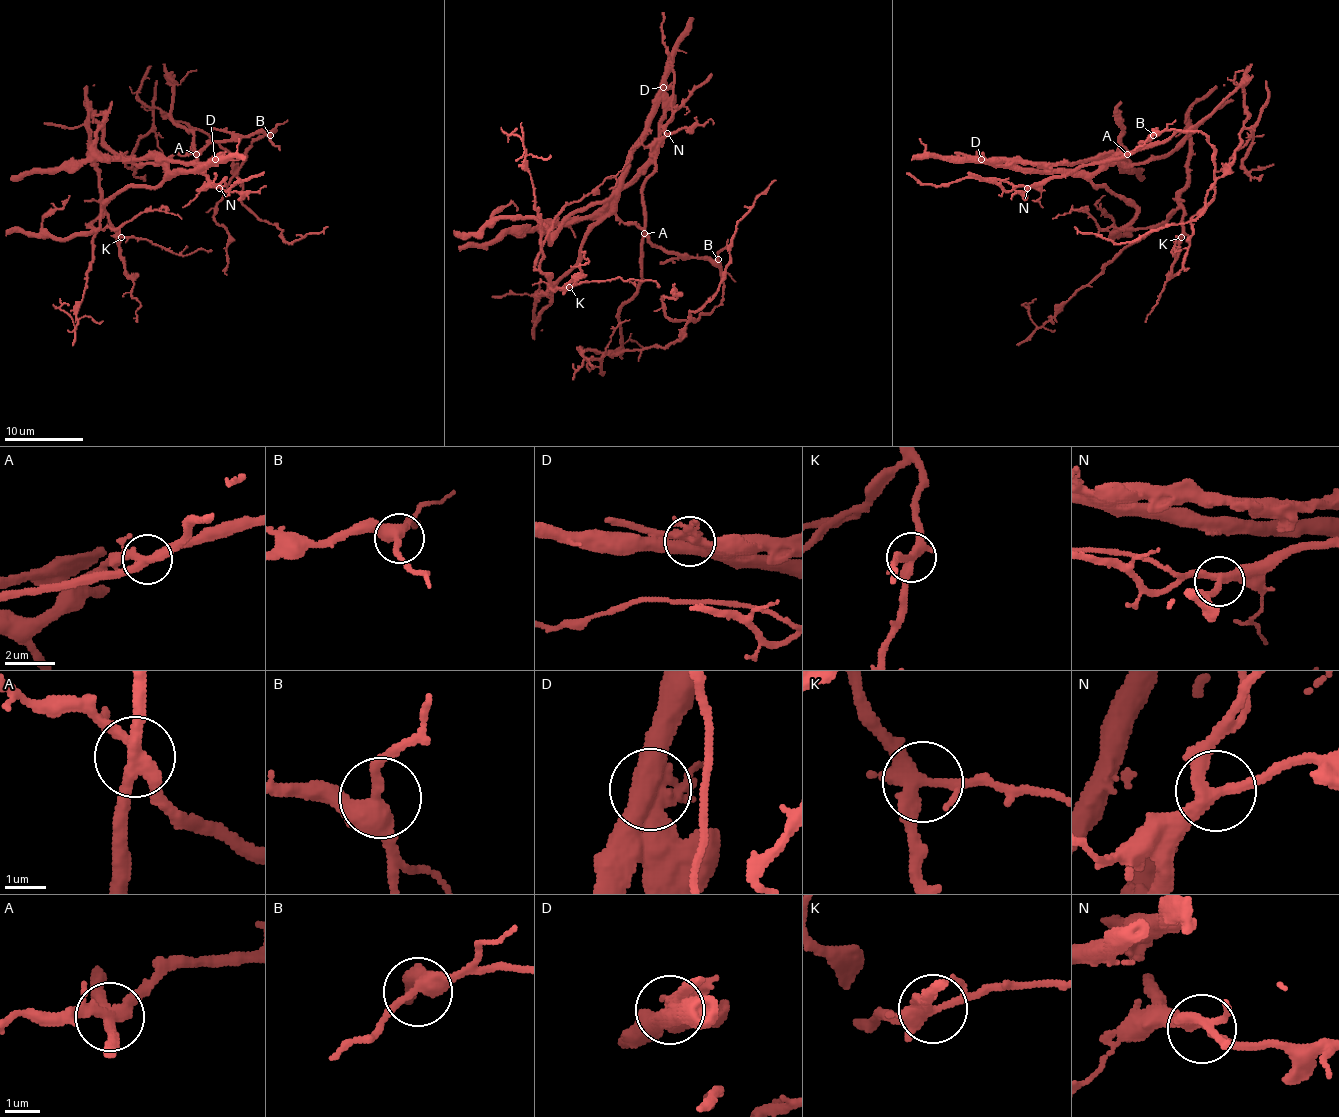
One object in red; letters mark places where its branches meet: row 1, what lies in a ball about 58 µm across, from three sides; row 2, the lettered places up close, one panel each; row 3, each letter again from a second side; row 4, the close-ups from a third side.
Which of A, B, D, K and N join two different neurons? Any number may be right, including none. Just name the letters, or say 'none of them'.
A, D

